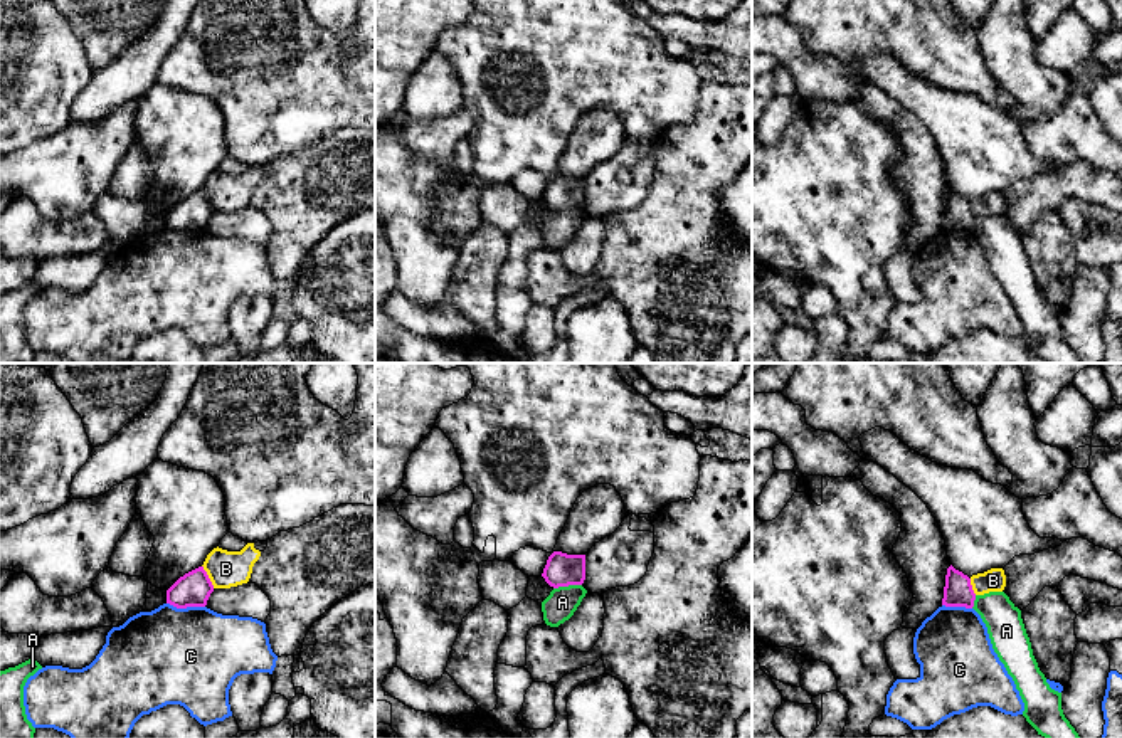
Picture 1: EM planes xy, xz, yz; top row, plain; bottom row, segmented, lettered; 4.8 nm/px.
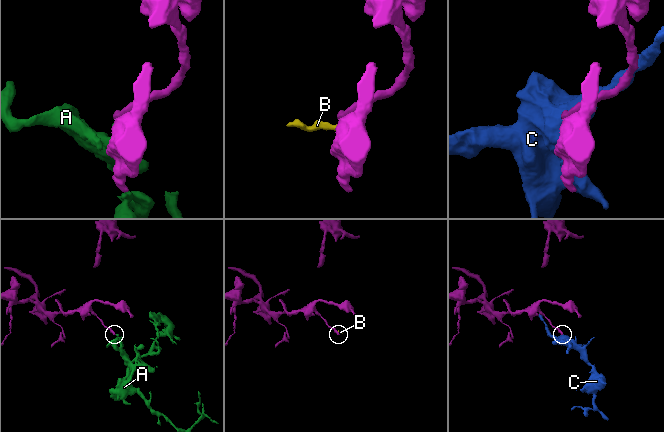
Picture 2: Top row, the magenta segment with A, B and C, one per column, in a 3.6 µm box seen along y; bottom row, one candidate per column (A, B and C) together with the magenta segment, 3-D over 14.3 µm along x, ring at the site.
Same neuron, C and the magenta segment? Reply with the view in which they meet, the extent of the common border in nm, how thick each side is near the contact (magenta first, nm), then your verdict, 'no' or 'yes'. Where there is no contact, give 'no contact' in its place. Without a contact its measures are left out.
contact in xy; length 190 nm; calibres 160 and 460 nm; no

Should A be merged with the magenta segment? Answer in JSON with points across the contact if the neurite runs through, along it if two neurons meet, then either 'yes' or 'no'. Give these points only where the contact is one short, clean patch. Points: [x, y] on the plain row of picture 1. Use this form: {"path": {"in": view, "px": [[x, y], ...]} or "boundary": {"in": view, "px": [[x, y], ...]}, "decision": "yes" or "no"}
{"boundary": {"in": "xz", "px": [[581, 207], [554, 212]]}, "decision": "no"}

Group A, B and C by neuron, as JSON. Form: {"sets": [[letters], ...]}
{"sets": [["A"], ["B"], ["C"]]}

